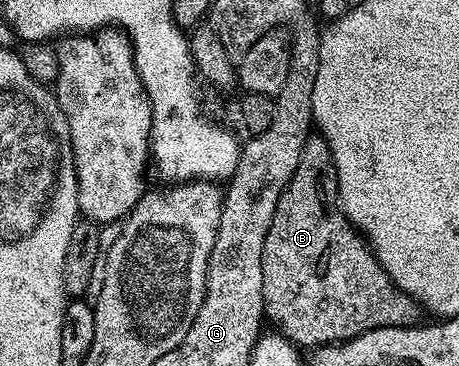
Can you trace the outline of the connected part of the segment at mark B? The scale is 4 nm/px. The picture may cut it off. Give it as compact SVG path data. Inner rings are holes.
M309 138L304 144L302 158L298 162L298 168L290 178L287 186L282 190L282 196L278 198L278 206L274 210L274 222L270 222L270 230L264 239L262 246L262 298L264 299L264 315L267 323L272 323L279 335L285 336L293 344L304 350L315 350L324 344L341 344L343 340L352 340L358 334L378 330L379 328L406 328L417 323L422 315L422 309L416 301L411 300L405 292L396 285L386 274L386 270L378 262L378 258L372 253L367 240L360 235L360 231L344 217L344 211L340 209L340 193L336 181L336 163L332 161L332 155L328 149L328 143L322 138Z

